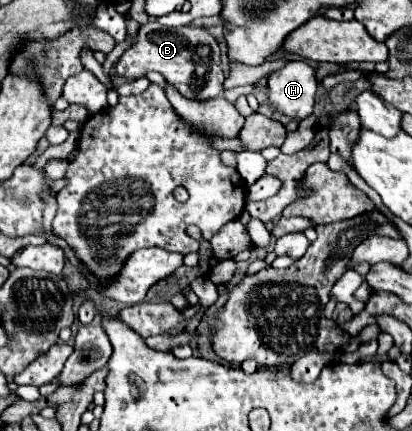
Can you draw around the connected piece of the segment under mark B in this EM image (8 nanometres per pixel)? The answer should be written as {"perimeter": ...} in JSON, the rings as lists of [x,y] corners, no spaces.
{"perimeter":[[[147,21],[137,33],[137,43],[119,57],[115,71],[129,81],[145,77],[149,71],[157,71],[183,97],[195,101],[207,101],[223,95],[225,73],[221,69],[221,49],[207,29],[163,27],[157,21]]]}

